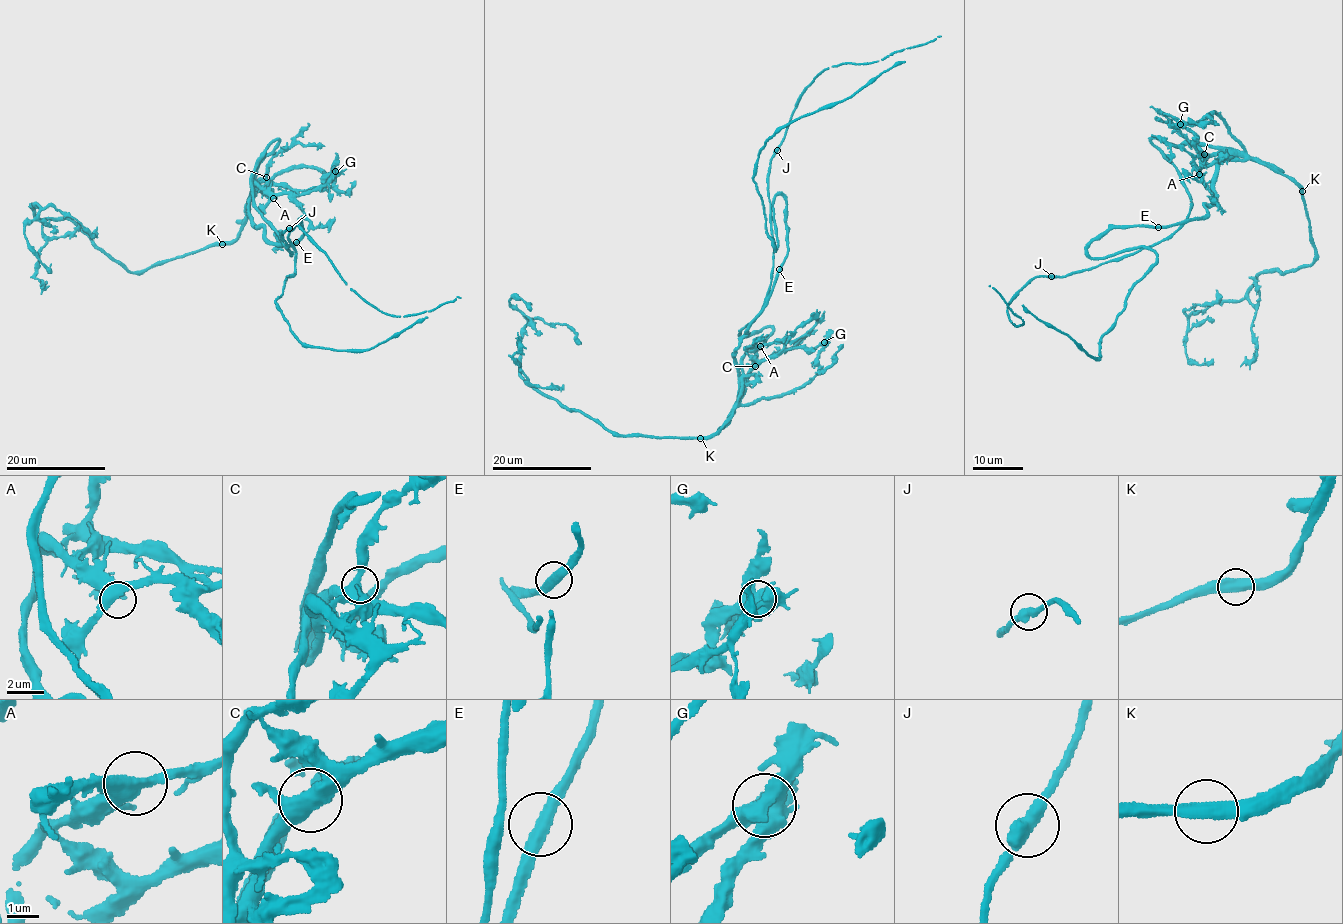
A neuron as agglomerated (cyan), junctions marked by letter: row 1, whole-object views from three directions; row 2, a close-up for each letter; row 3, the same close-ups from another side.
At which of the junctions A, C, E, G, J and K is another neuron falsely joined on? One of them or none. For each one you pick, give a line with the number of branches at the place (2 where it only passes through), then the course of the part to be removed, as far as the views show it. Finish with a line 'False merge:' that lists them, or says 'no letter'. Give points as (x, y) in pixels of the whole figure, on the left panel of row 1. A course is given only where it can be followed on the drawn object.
G: Branches: 5. Course of the part to remove: (335, 171), (253, 182), (267, 240), (294, 244), (300, 217), (276, 299), (292, 334), (362, 350), (427, 317)
False merge: G

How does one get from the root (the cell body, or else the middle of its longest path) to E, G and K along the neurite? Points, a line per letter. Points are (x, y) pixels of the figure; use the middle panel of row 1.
E: (733, 353), (770, 295), (779, 269)
G: (733, 353), (738, 372), (746, 353), (758, 360), (769, 359), (788, 349), (804, 348), (808, 352), (825, 342)
K: (733, 353), (741, 376), (738, 404), (722, 429), (700, 438)

